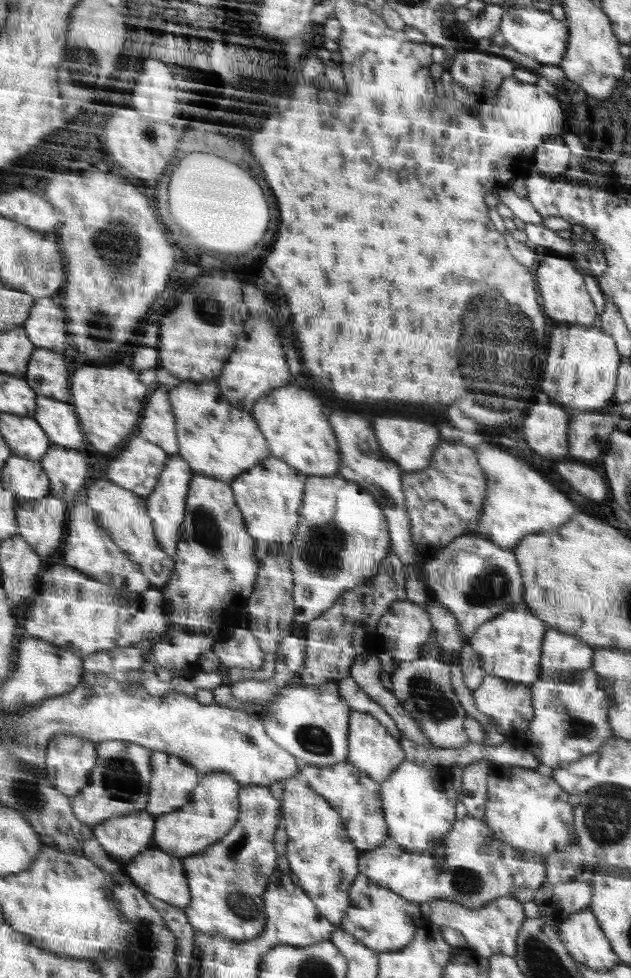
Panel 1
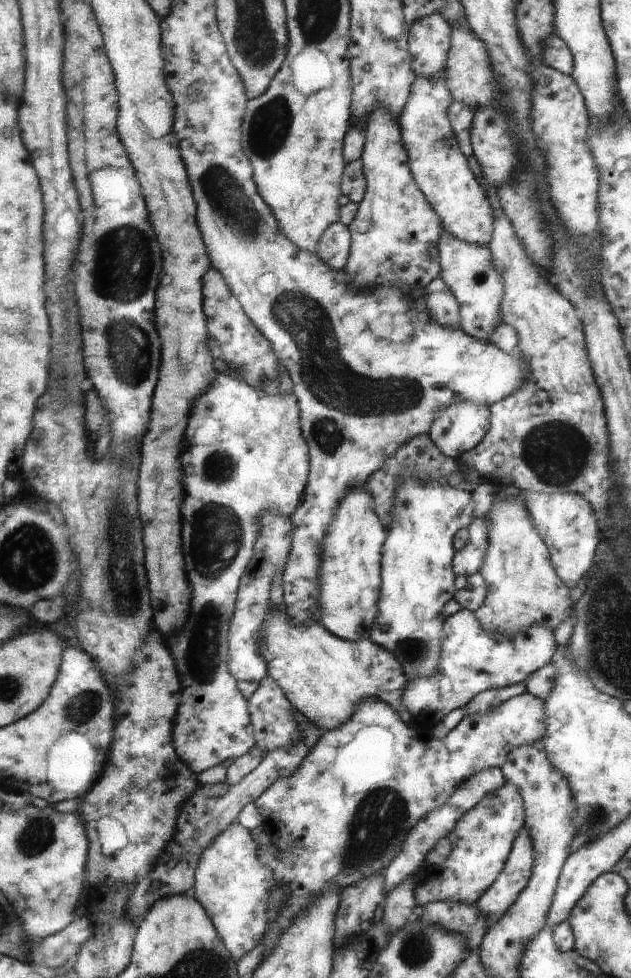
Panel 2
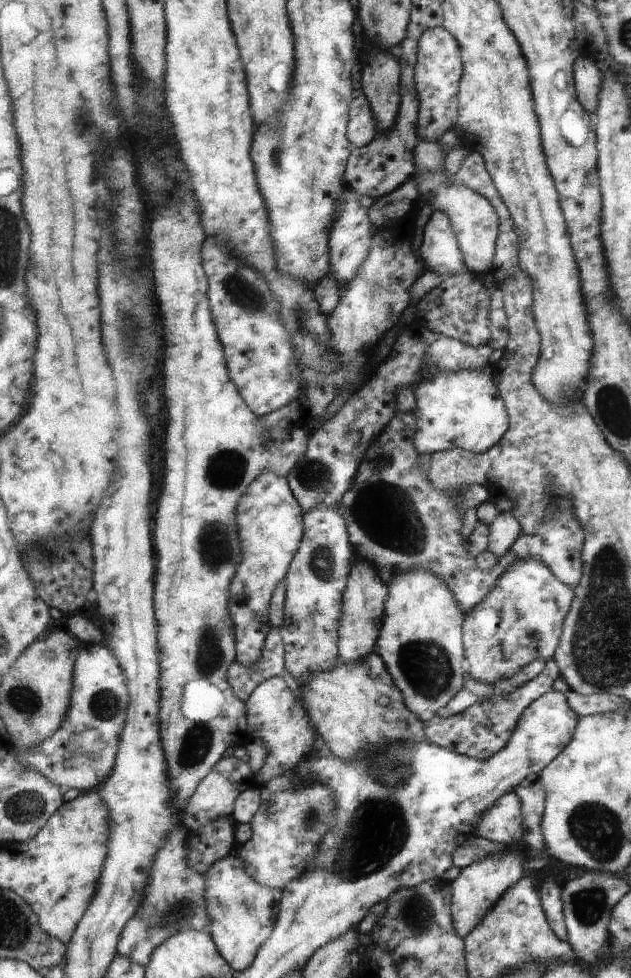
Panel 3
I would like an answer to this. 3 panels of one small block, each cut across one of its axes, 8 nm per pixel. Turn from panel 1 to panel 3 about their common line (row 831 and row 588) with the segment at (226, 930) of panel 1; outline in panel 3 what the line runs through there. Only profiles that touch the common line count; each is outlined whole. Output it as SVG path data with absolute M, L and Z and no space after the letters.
M262 474L250 494L245 494L238 506L245 557L238 566L238 574L230 592L230 614L237 626L237 661L246 668L256 664L262 656L264 642L272 626L268 626L268 604L282 578L288 573L304 536L304 512L300 500L293 494L287 476Z

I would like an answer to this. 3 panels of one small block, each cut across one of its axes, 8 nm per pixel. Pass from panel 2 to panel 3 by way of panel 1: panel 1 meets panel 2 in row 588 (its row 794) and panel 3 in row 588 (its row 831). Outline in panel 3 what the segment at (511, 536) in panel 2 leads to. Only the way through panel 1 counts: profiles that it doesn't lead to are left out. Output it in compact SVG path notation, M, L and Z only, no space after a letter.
M524 558L512 562L508 570L496 580L493 592L477 606L476 609L466 613L465 620L465 647L467 660L467 673L476 682L496 684L502 678L513 677L520 674L524 666L530 662L542 660L548 663L556 656L560 646L561 634L564 632L565 617L576 600L576 591L566 586L543 562L536 558Z

